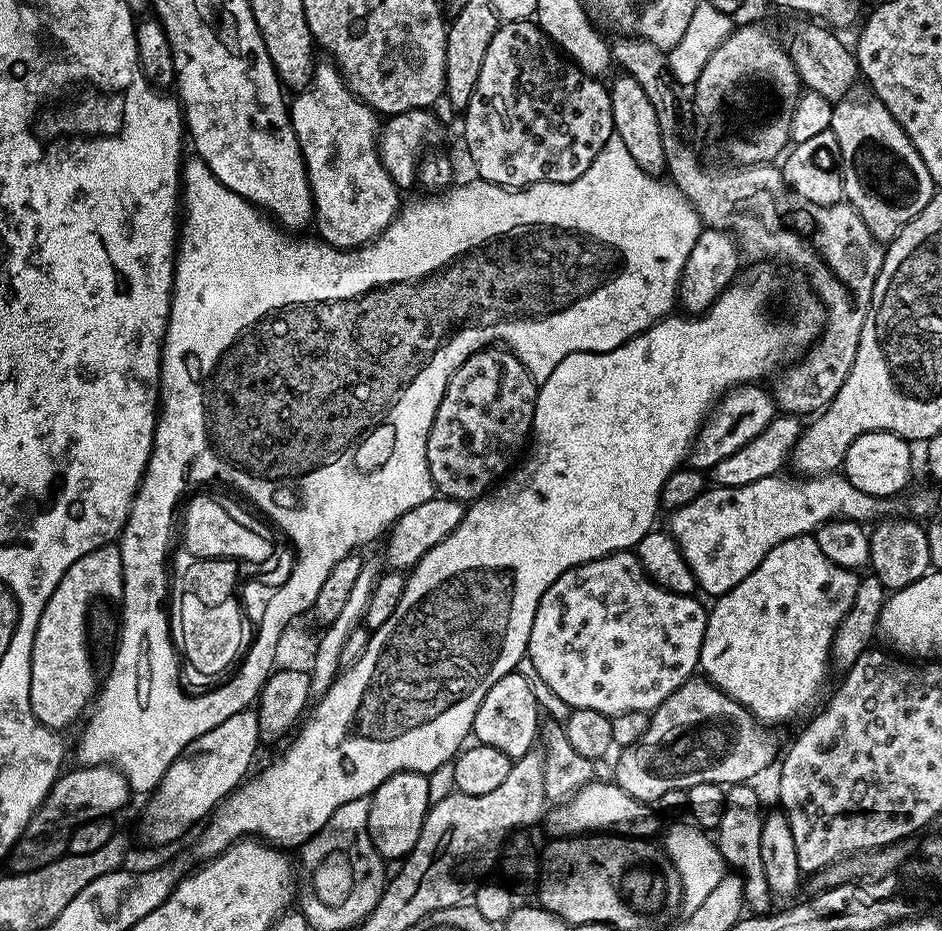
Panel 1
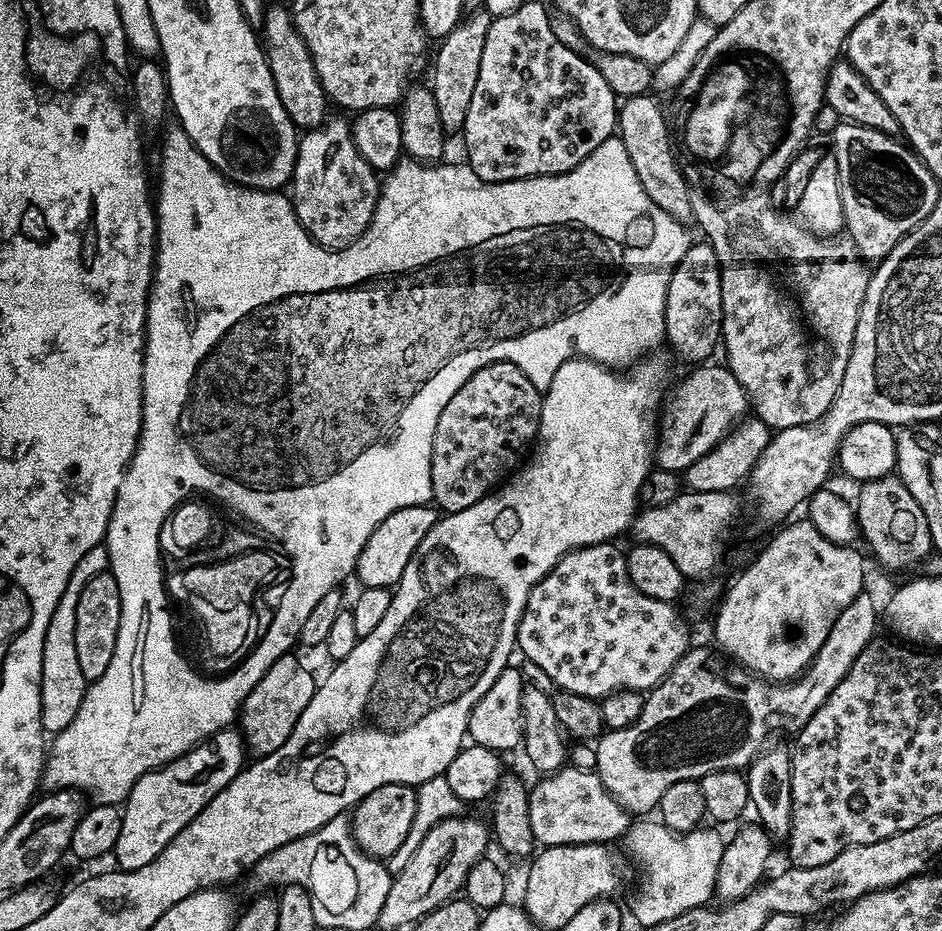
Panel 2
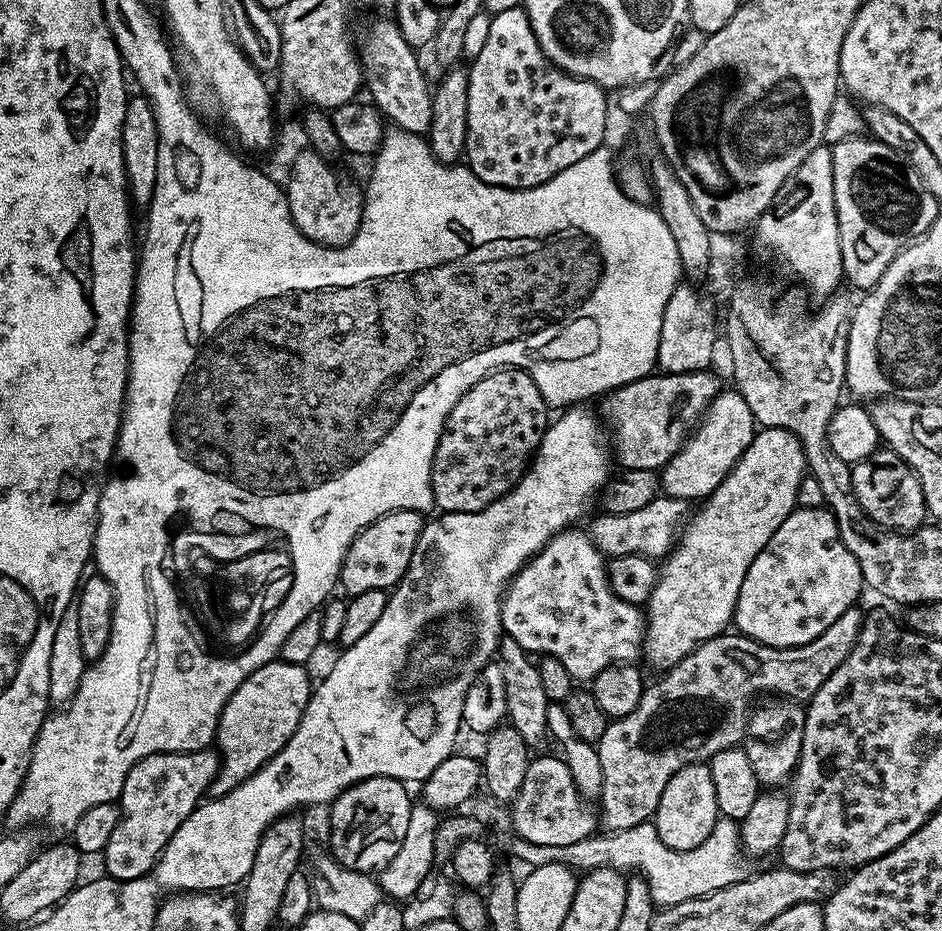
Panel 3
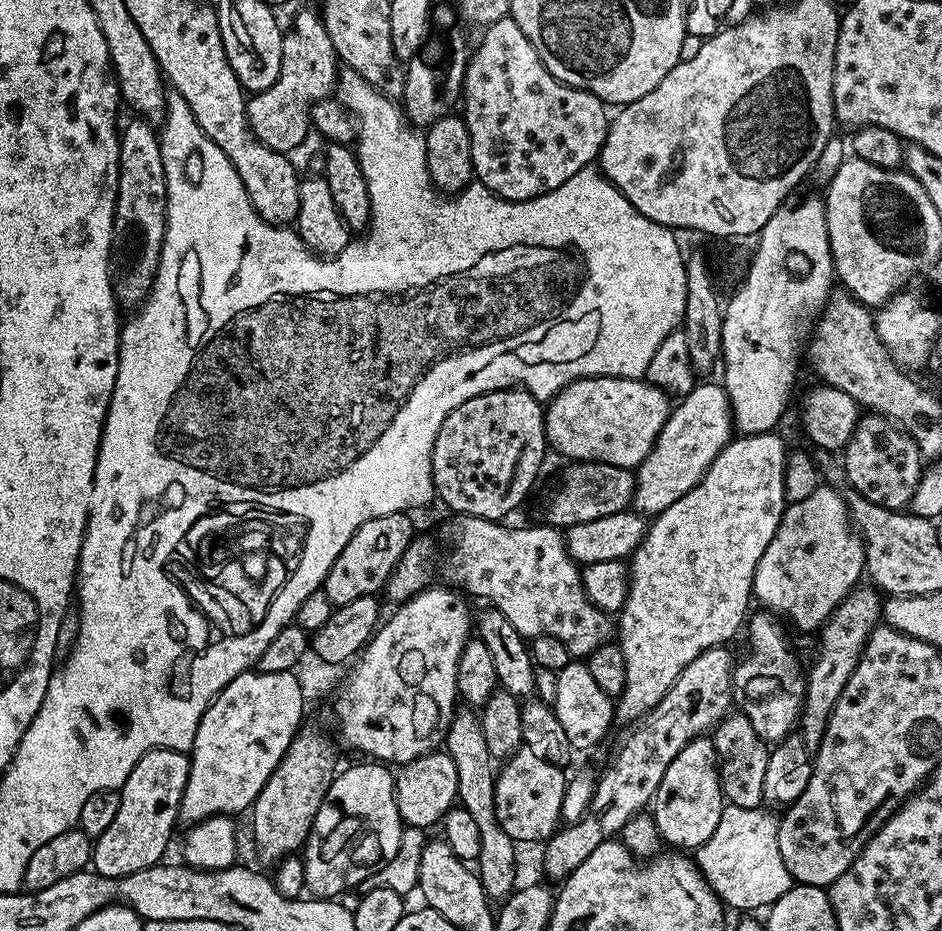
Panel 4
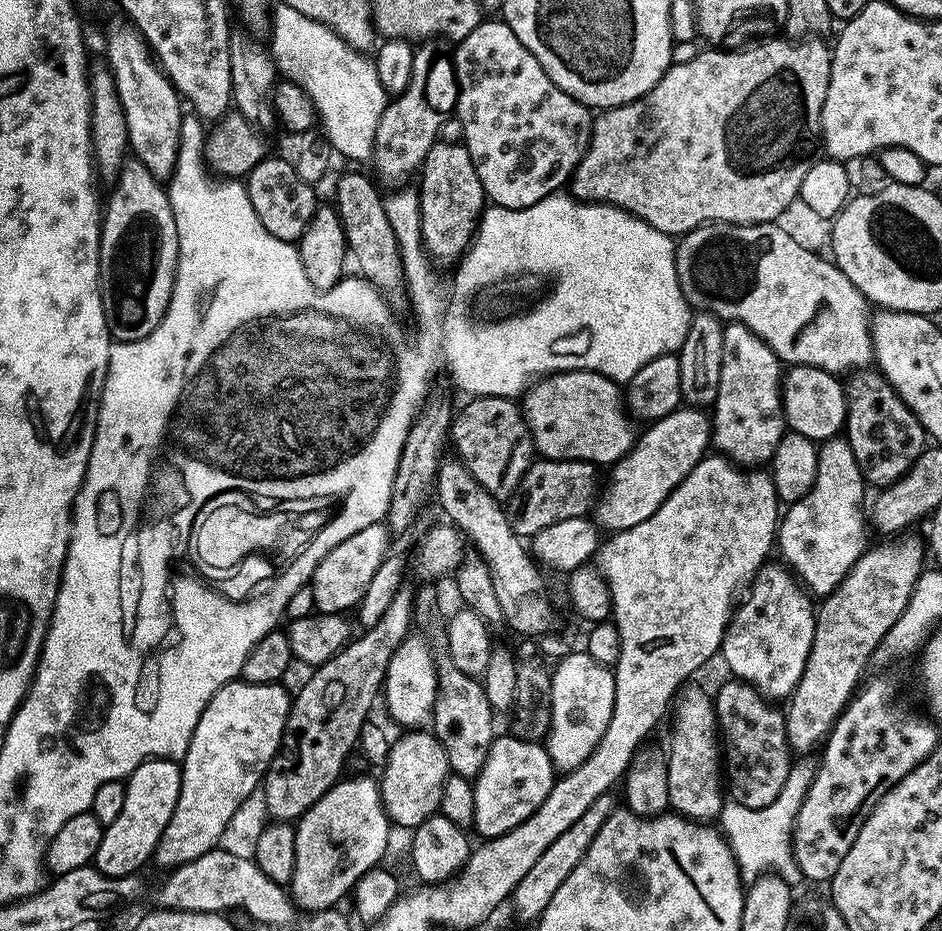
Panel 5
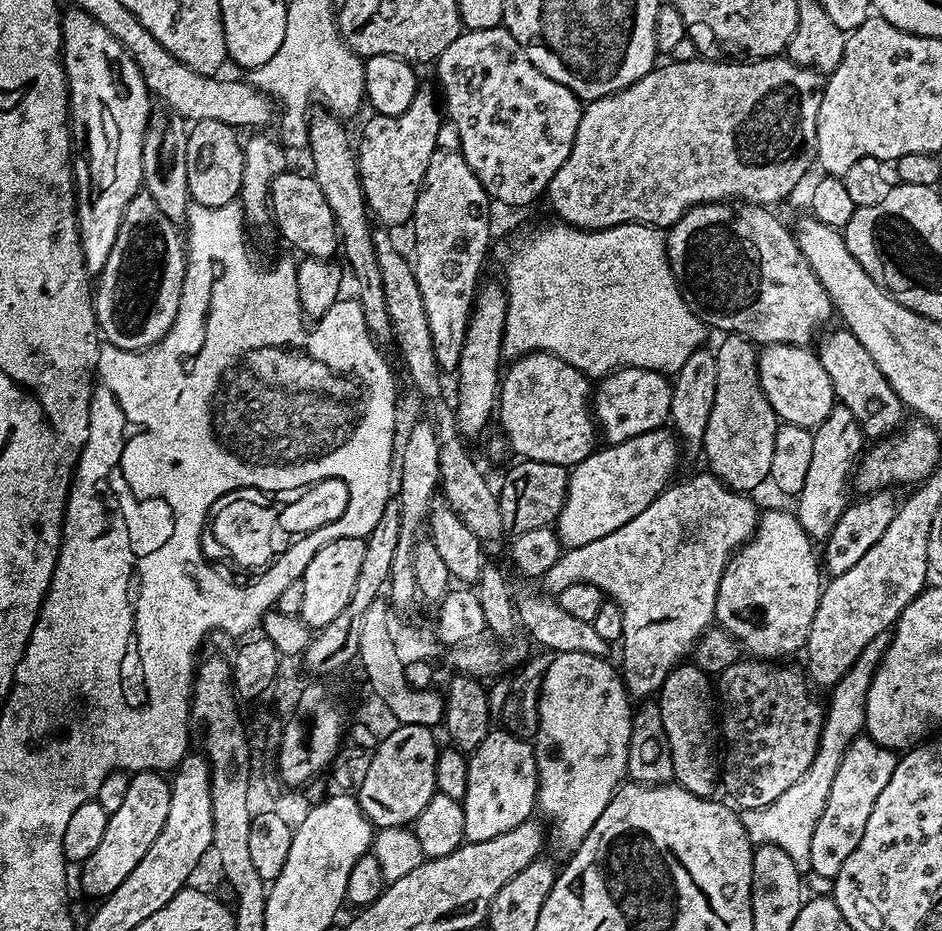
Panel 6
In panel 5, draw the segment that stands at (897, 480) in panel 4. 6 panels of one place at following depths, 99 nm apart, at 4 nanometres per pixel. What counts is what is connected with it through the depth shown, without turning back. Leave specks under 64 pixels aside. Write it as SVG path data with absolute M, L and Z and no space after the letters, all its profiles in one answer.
M876 370L853 371L846 380L846 399L846 439L850 450L854 450L854 458L858 458L858 466L865 481L869 485L883 486L902 479L926 447L926 433L916 415L904 405L903 400L896 395L895 388Z

